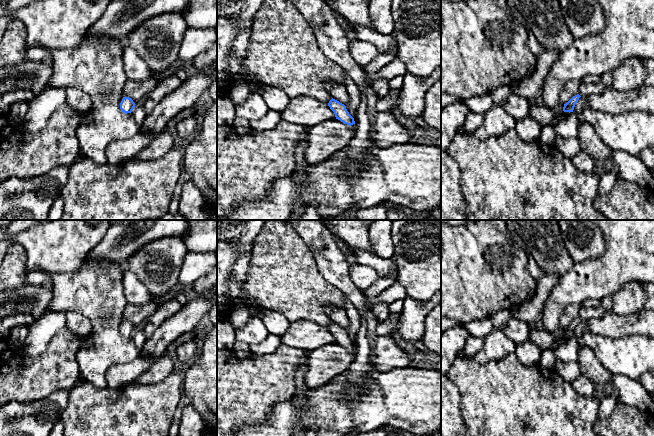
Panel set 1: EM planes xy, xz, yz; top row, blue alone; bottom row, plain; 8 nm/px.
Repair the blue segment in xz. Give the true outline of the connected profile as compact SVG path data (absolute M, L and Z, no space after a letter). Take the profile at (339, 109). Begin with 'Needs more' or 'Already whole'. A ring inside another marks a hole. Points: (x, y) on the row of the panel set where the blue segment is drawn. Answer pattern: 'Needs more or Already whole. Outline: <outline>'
Already whole. Outline: M332 98L328 106L334 112L336 119L350 126L355 124L354 118L349 114L344 104Z

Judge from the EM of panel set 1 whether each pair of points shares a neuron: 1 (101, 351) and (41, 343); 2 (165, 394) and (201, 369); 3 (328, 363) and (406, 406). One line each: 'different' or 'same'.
1: different
2: different
3: different

